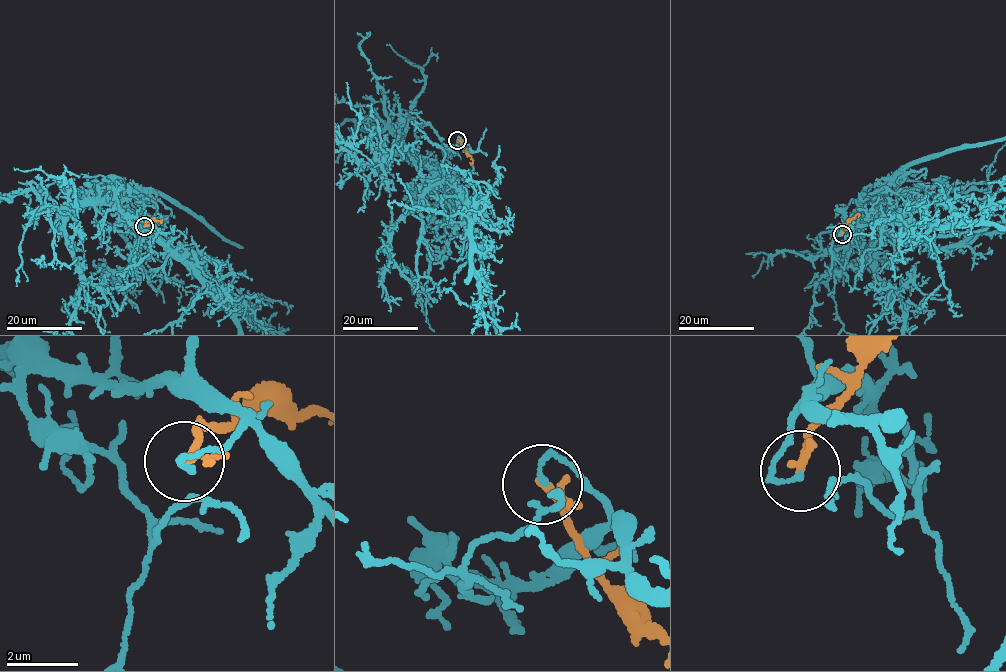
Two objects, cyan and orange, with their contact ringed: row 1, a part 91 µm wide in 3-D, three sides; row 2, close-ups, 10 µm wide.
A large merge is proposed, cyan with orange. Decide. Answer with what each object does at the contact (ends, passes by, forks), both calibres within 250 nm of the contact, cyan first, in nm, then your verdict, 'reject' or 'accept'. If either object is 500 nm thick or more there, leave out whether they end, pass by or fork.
cyan passes by; orange forks there; 110 nm thick on the cyan side, 150 nm on the other; reject

